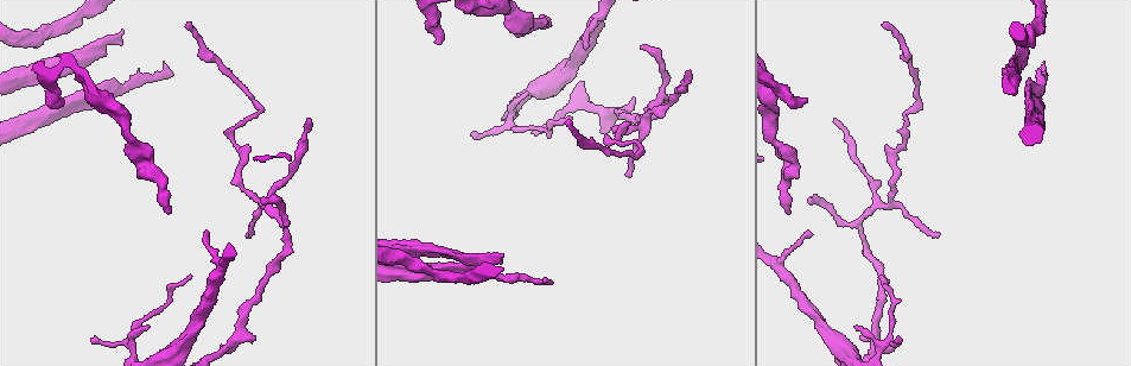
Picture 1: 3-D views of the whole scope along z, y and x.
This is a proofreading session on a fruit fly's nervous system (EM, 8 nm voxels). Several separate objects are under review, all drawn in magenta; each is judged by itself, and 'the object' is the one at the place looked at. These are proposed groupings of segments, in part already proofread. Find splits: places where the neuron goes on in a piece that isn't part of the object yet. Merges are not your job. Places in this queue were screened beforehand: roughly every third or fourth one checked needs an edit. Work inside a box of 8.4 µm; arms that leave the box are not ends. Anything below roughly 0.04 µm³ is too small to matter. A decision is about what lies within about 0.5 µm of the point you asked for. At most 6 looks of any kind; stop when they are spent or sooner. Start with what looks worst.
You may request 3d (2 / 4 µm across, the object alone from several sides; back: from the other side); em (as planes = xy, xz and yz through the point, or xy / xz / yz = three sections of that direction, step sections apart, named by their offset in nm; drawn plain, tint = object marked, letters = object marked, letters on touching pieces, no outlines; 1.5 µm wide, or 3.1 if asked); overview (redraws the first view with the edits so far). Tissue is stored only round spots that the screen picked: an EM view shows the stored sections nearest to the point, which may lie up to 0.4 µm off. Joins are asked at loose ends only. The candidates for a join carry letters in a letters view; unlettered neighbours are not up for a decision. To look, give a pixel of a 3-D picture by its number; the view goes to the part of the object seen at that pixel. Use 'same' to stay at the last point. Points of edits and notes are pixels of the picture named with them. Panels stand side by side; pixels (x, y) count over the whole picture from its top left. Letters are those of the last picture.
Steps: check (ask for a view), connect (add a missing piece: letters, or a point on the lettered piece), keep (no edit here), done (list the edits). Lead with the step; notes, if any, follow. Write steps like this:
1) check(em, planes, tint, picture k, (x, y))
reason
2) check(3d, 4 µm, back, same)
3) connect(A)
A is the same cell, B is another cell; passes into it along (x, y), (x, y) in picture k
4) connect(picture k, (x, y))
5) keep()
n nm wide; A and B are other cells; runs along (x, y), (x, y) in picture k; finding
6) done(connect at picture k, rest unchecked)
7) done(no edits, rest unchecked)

check(em, planes, letters, picture 1, (441, 42))
free end

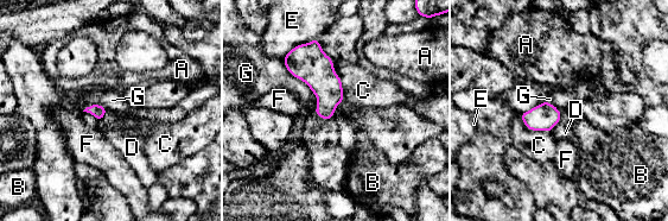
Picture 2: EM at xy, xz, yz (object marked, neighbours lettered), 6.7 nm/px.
keep()
A, B, C, D, E, F and G are other cells; none of them fits

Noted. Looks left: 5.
check(3d, 2 µm, picture 1, (547, 28))
free end

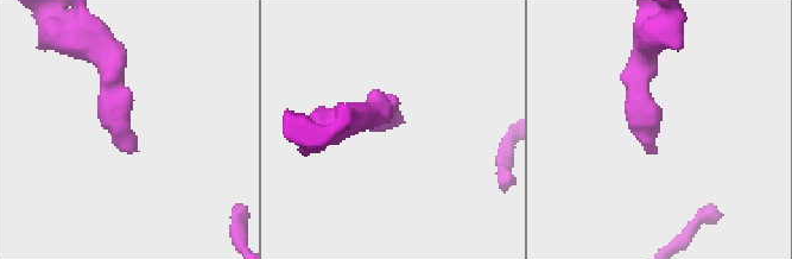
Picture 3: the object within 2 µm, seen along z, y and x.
check(em, planes, letters, picture 3, (397, 122))
need the tissue

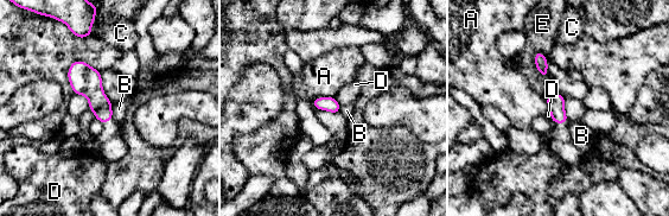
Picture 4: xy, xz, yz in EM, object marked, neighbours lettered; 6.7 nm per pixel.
keep()
A, B, C, D and E are other cells; border along (113, 103), (112, 119) in picture 4; none of them fits

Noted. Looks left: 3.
check(3d, 2 µm, picture 1, (502, 254))
free end

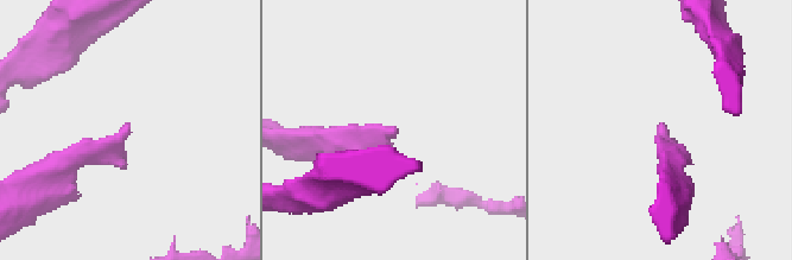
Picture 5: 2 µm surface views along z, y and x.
check(em, planes, plain, picture 5, (396, 131))

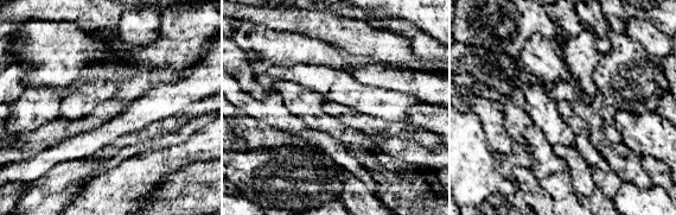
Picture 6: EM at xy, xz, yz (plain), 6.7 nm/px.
check(em, planes, letters, same)

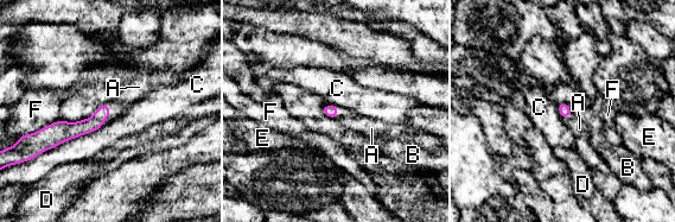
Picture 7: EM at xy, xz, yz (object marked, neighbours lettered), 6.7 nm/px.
connect(A)
A is the same cell, B, C, D, E and F are other cells; it goes on there

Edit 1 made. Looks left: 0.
done(connect at picture 7, rest unchecked)

